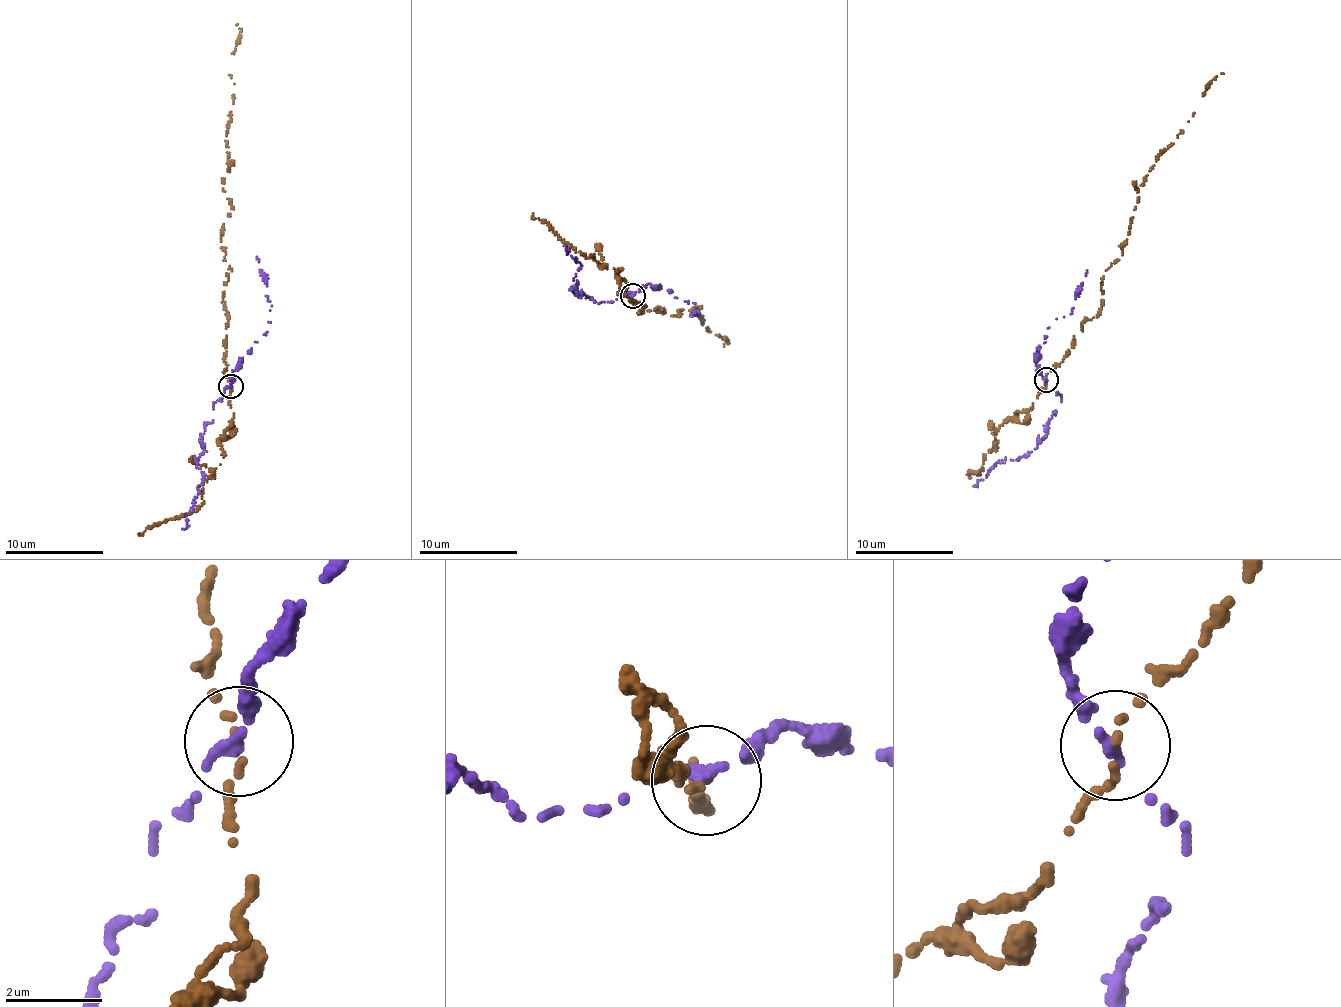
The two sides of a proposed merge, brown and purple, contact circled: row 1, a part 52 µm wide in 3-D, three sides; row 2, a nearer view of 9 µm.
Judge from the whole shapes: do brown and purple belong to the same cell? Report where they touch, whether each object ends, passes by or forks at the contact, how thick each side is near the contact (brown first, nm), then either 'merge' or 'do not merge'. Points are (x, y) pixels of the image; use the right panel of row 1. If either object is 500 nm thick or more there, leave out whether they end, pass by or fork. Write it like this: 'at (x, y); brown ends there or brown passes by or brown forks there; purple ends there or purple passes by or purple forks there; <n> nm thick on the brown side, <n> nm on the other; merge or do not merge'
at (1046, 380); brown passes by; purple ends there; 110 nm thick on the brown side, 260 nm on the other; do not merge

